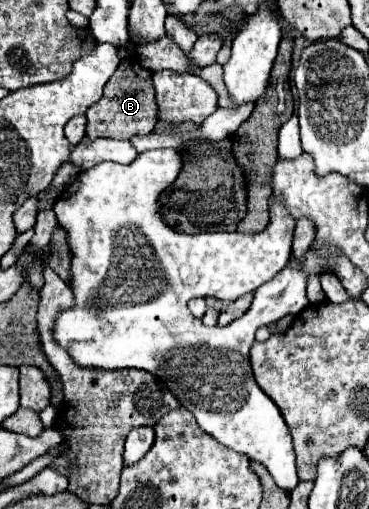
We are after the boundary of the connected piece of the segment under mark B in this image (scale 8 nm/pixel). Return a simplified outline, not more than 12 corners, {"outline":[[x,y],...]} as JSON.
{"outline":[[122,59],[86,111],[86,137],[132,139],[158,121],[150,71]]}

